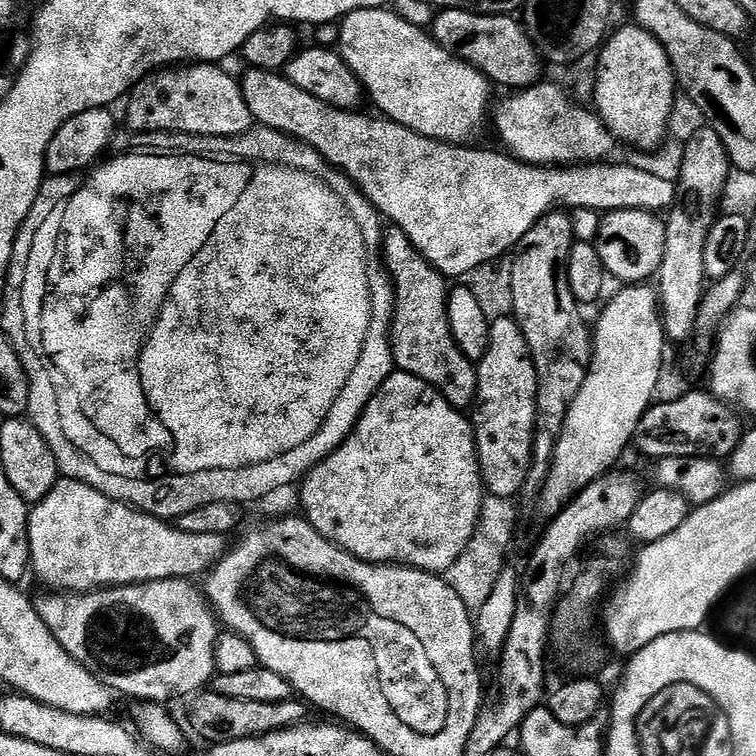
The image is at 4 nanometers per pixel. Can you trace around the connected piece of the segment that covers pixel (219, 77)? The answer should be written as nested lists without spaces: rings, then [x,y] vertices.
[[[216,64],[169,66],[143,76],[126,97],[131,131],[136,134],[180,133],[193,138],[235,138],[253,131],[254,121],[240,89],[240,80],[220,68],[223,67]]]

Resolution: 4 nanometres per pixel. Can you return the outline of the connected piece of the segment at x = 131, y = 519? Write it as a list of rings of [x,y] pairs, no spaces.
[[[57,479],[55,486],[50,490],[50,494],[46,494],[46,498],[39,500],[28,514],[28,545],[30,546],[30,554],[32,555],[30,561],[31,571],[34,573],[34,576],[36,572],[37,578],[46,587],[52,588],[48,590],[59,590],[64,594],[87,594],[106,588],[123,588],[128,584],[149,584],[155,580],[188,580],[189,578],[193,578],[192,576],[200,575],[200,577],[203,577],[214,563],[214,555],[212,556],[214,537],[210,534],[186,534],[175,528],[171,523],[164,523],[168,522],[165,522],[155,514],[142,512],[135,506],[129,506],[123,500],[109,496],[107,492],[93,486],[91,483],[83,484],[80,479]]]

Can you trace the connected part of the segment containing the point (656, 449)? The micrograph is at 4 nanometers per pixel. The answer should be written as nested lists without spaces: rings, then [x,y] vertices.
[[[690,390],[674,402],[653,403],[648,413],[638,422],[634,448],[644,456],[652,456],[653,461],[691,456],[709,458],[731,456],[742,435],[742,427],[740,428],[739,422],[736,421],[737,413],[731,407],[720,403],[707,391],[704,392]]]

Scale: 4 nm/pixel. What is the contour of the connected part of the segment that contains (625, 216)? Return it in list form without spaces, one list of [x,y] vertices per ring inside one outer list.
[[[638,210],[609,212],[601,219],[594,245],[609,277],[624,280],[625,285],[651,281],[662,266],[666,247],[665,221],[659,215]]]

